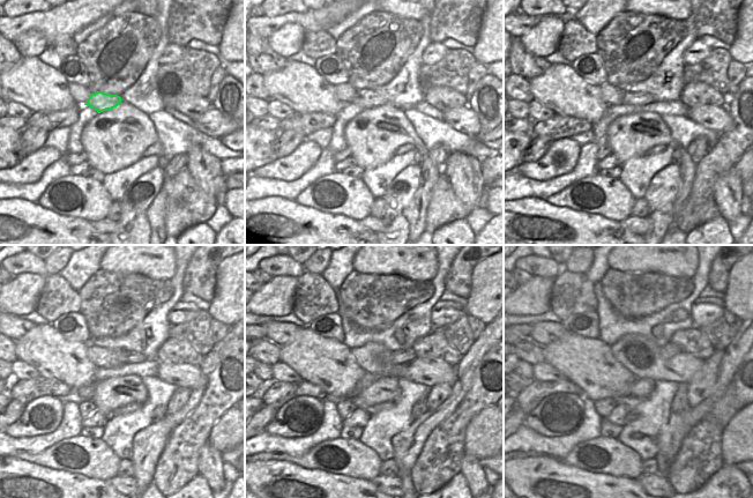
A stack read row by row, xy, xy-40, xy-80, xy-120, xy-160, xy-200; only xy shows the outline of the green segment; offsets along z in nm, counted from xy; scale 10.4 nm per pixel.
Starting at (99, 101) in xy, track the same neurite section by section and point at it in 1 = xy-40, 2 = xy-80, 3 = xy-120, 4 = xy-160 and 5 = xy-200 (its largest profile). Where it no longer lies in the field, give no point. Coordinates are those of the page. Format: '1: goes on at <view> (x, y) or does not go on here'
1: goes on at xy-40 (366, 98)
2: goes on at xy-80 (630, 98)
3: goes on at xy-120 (125, 356)
4: goes on at xy-160 (403, 356)
5: goes on at xy-200 (669, 350)

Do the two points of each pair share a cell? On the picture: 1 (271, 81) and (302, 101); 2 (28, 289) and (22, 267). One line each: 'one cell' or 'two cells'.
1: one cell
2: two cells

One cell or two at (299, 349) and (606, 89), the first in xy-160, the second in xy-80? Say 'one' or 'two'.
two

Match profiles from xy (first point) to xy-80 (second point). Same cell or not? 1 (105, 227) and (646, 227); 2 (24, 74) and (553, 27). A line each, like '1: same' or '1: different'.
1: same
2: different

